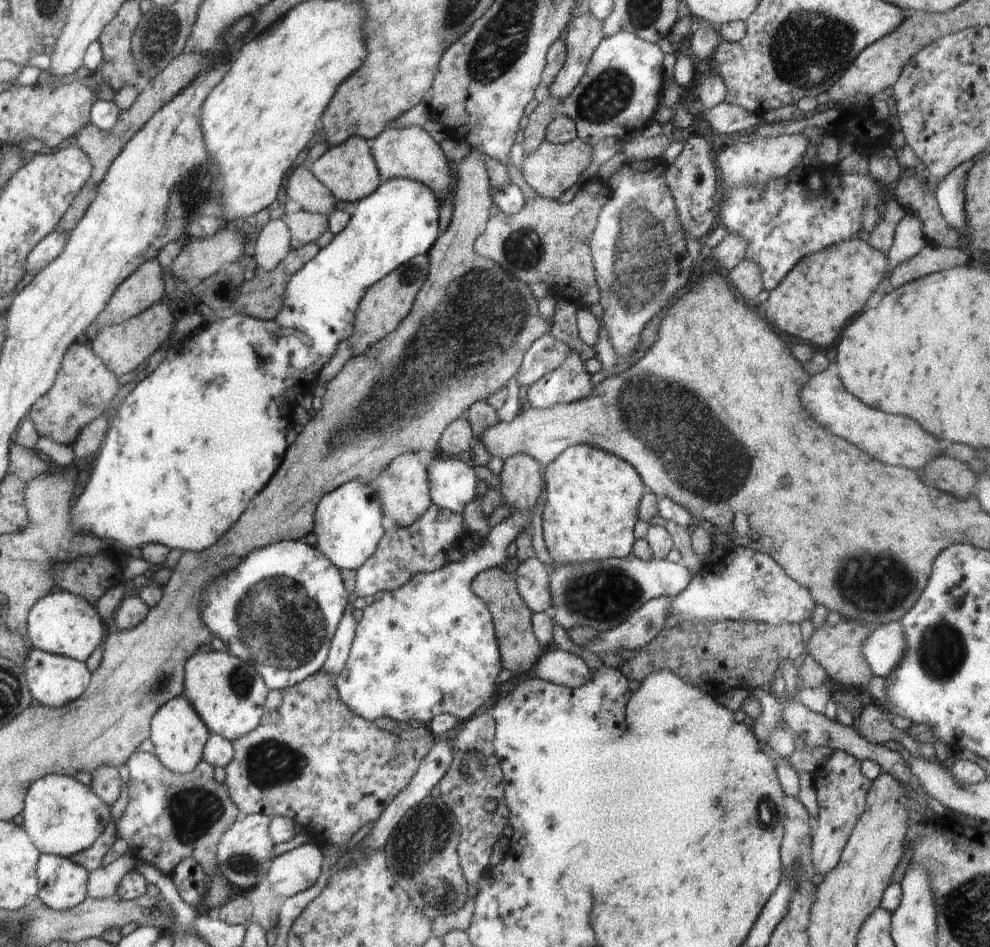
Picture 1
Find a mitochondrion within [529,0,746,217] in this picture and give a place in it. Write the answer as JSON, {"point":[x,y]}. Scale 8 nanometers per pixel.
{"point":[610,94]}

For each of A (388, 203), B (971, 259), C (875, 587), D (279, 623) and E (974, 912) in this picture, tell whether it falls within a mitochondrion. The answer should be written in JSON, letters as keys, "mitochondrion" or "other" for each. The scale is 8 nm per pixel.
{"A":"other","B":"other","C":"mitochondrion","D":"mitochondrion","E":"mitochondrion"}

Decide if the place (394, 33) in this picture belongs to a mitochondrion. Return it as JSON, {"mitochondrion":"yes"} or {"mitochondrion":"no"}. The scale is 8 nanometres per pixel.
{"mitochondrion":"no"}

